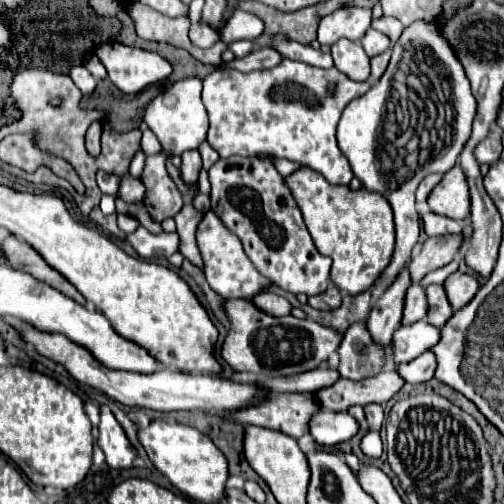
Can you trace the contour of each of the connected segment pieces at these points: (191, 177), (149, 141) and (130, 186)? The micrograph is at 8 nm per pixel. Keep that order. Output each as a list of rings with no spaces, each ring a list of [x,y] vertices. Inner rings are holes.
[[[186,151],[182,155],[182,167],[180,167],[180,177],[186,185],[196,185],[198,183],[198,175],[202,169],[202,159],[198,151]]]
[[[148,129],[144,131],[144,137],[141,139],[141,148],[146,155],[152,155],[152,153],[158,153],[162,147],[160,147],[160,141],[156,139],[156,135]]]
[[[130,175],[122,177],[118,197],[122,197],[126,203],[142,203],[144,201],[144,185],[140,179],[132,179]]]

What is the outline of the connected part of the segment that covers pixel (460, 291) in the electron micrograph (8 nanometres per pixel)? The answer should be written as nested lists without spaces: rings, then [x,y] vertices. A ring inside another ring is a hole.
[[[456,271],[454,275],[450,275],[444,283],[448,299],[452,303],[452,309],[462,309],[464,305],[468,305],[468,301],[472,301],[472,297],[476,295],[476,291],[480,289],[480,283],[474,275],[464,275],[460,271]]]

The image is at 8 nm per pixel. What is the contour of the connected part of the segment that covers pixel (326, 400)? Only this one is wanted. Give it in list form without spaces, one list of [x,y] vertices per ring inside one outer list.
[[[386,369],[376,377],[364,381],[338,379],[336,385],[316,391],[322,409],[346,411],[350,405],[368,405],[368,403],[386,403],[404,387],[404,379],[394,371]]]

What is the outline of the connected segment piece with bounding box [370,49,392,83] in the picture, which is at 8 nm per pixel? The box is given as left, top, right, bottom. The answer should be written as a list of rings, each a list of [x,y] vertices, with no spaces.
[[[388,49],[386,53],[382,53],[382,55],[376,55],[376,57],[372,57],[372,75],[370,75],[370,83],[376,83],[382,75],[384,75],[384,69],[388,67],[388,61],[390,61],[390,55],[392,55],[392,51]]]

